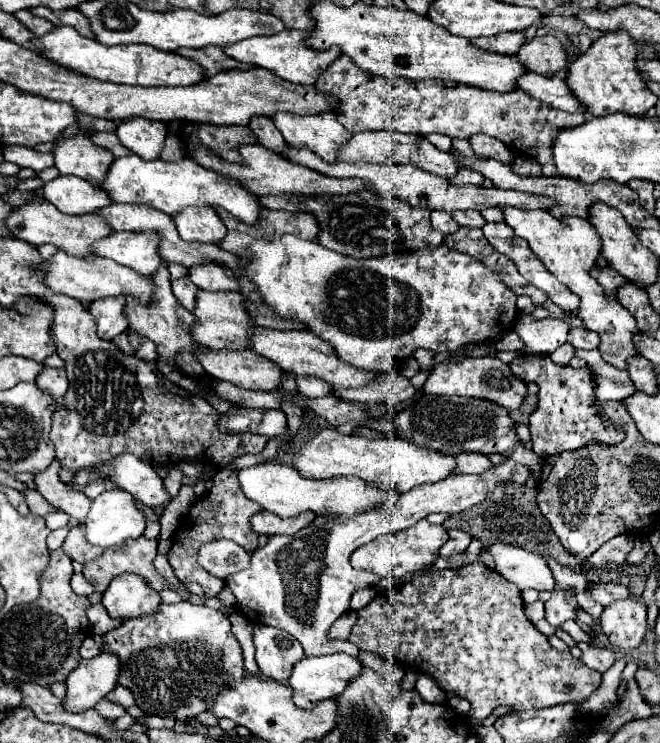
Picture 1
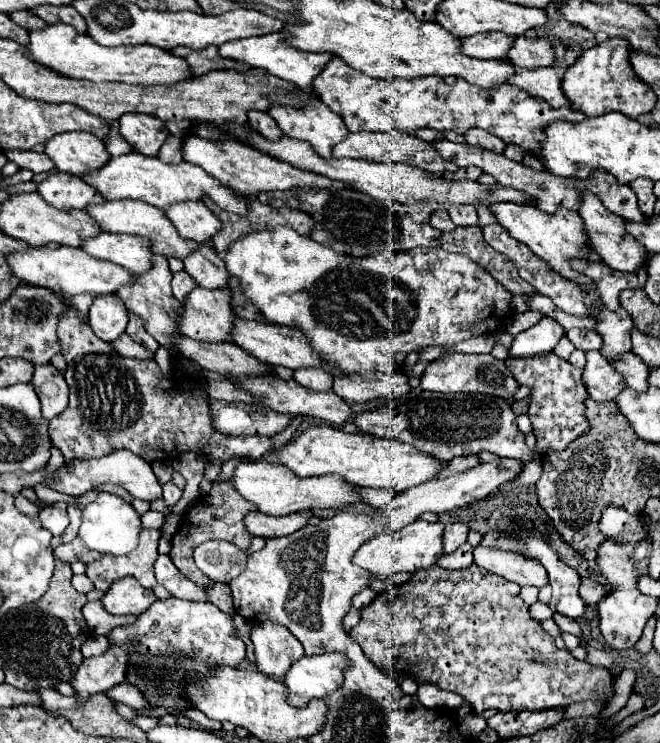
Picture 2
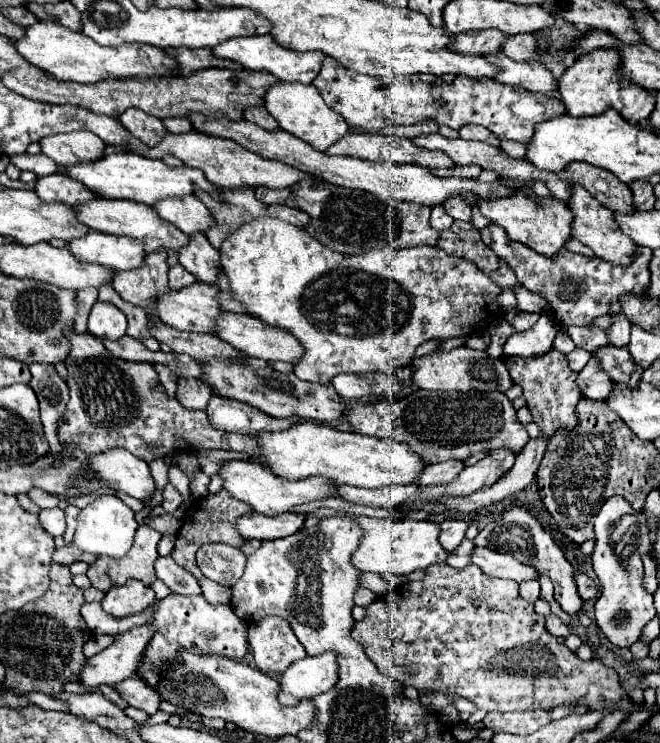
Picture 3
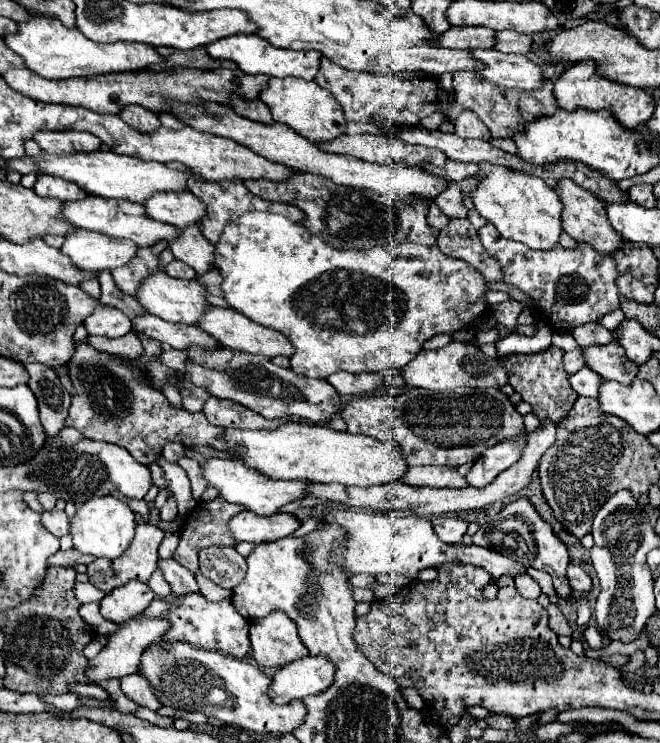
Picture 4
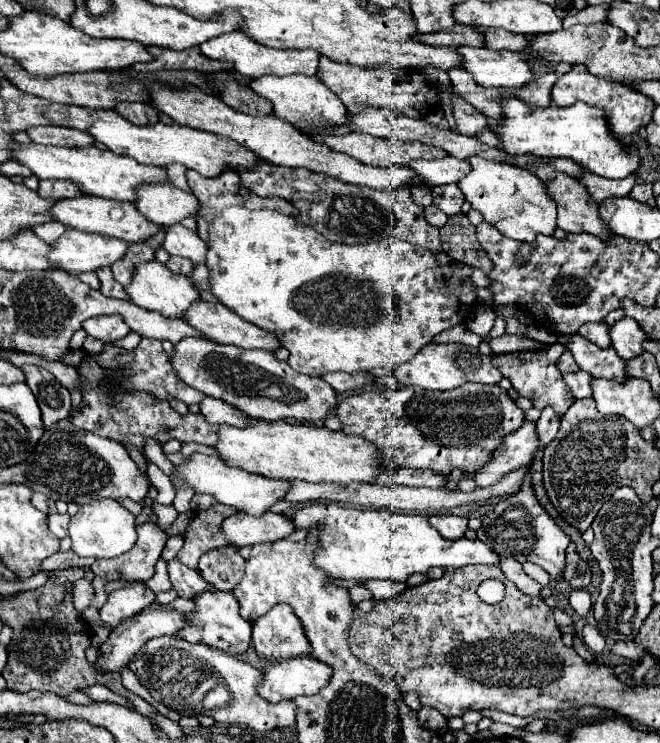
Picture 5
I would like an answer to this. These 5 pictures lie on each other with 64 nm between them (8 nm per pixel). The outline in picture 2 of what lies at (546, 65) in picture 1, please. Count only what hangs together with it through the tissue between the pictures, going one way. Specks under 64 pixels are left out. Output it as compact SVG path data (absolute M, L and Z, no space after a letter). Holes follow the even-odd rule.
M518 36L508 50L508 60L522 68L536 68L536 66L552 66L554 54L550 42L538 36Z

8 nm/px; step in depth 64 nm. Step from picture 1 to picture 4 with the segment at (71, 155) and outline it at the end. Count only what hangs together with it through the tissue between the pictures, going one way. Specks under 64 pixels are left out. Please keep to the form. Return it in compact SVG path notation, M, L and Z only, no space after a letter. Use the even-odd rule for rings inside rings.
M38 130L34 136L34 142L44 152L88 152L98 150L100 140L88 132L64 132L64 130Z

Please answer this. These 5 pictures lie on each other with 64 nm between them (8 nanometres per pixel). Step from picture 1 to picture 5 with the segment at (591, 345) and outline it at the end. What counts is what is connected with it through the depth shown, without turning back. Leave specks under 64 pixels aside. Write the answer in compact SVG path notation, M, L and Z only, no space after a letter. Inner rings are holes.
M588 322L578 330L586 340L594 342L598 348L610 348L610 336L608 336L608 324L606 322Z

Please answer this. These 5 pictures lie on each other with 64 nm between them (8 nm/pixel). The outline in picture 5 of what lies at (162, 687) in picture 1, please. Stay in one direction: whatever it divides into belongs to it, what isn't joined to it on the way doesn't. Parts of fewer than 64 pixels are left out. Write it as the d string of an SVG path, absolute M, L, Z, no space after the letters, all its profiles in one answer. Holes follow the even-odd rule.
M202 592L200 596L194 598L196 602L196 612L188 612L188 620L192 622L190 628L184 628L184 632L178 632L184 640L190 642L202 642L206 646L218 648L228 654L242 654L250 646L252 640L252 624L240 616L240 604L232 592Z

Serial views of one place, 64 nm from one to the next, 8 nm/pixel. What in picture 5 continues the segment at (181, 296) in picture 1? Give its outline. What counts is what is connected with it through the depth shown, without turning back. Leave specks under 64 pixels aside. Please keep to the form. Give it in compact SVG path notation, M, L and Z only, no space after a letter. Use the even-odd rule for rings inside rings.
M170 256L170 260L166 262L166 268L170 268L176 274L188 276L188 272L192 272L192 260L180 258L180 256Z

